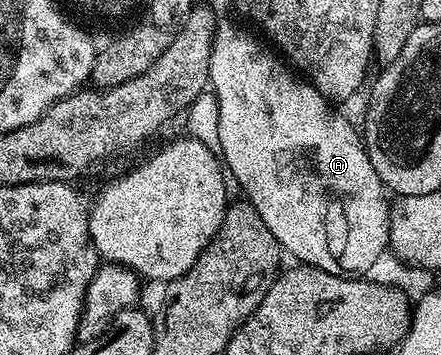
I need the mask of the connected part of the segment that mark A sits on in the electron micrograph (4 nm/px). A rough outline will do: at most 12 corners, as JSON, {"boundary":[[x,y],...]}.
{"boundary":[[251,29],[208,80],[231,181],[281,251],[341,276],[389,249],[361,135]]}

